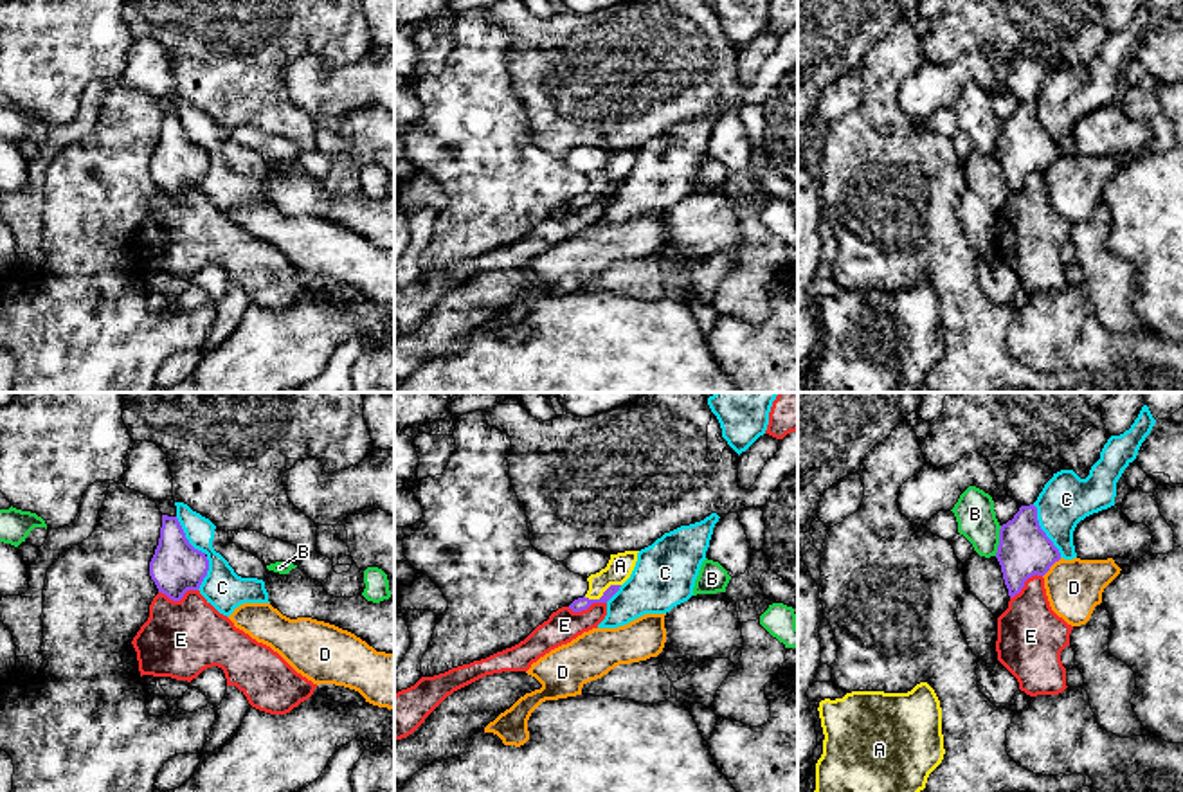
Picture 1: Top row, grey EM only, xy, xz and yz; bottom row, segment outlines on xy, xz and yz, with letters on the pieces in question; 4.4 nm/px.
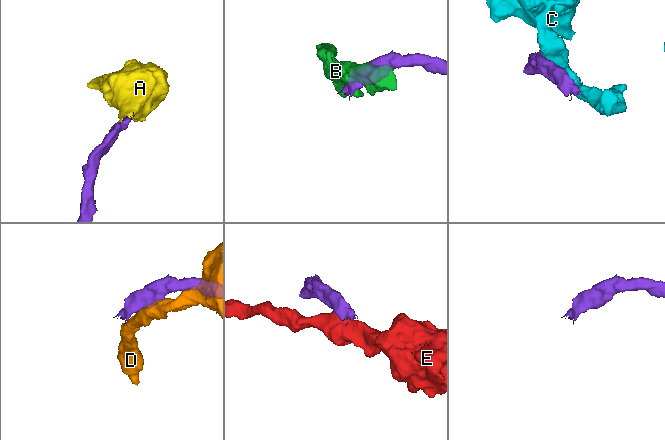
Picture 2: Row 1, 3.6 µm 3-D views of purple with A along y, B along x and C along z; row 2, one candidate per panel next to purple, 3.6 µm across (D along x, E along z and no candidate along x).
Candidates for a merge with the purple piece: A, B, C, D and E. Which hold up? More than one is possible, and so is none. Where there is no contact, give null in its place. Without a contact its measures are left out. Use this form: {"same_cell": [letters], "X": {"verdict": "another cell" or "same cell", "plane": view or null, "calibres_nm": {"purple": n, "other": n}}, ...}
{"same_cell": ["A"], "A": {"verdict": "same cell", "plane": "xz", "calibres_nm": {"purple": 60, "other": 120}}, "B": {"verdict": "another cell", "plane": "yz", "calibres_nm": {"purple": 240, "other": 180}}, "C": {"verdict": "another cell", "plane": "yz", "calibres_nm": {"purple": 240, "other": 240}}, "D": {"verdict": "another cell", "plane": "yz", "calibres_nm": {"purple": 240, "other": 260}}, "E": {"verdict": "another cell", "plane": "xy", "calibres_nm": {"purple": 220, "other": 340}}}

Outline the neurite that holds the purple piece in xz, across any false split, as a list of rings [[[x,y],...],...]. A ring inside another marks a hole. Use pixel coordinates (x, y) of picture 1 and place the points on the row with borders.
[[[625,551],[610,554],[605,569],[587,578],[589,590],[583,598],[574,599],[569,608],[573,612],[587,610],[592,603],[607,603],[619,587],[630,578],[639,551]]]

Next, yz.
[[[1021,506],[999,529],[996,558],[1001,565],[1008,596],[1014,598],[1032,576],[1044,576],[1061,560],[1059,549],[1041,529],[1037,508]]]

